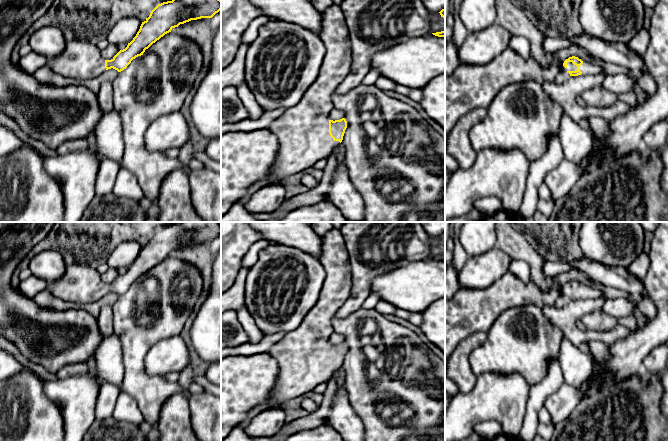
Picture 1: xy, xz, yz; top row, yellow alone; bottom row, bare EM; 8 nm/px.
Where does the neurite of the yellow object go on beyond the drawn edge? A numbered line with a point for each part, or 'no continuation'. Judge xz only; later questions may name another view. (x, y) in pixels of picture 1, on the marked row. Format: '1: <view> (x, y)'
1: xz (302, 131)

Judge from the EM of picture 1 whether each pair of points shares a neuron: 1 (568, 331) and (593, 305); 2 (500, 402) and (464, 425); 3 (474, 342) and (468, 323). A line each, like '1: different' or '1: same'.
1: same
2: same
3: different

